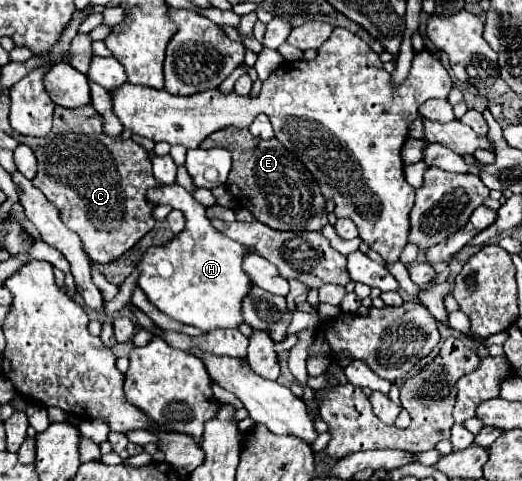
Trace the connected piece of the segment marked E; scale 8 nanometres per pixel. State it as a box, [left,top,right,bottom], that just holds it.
[201,127,329,231]

